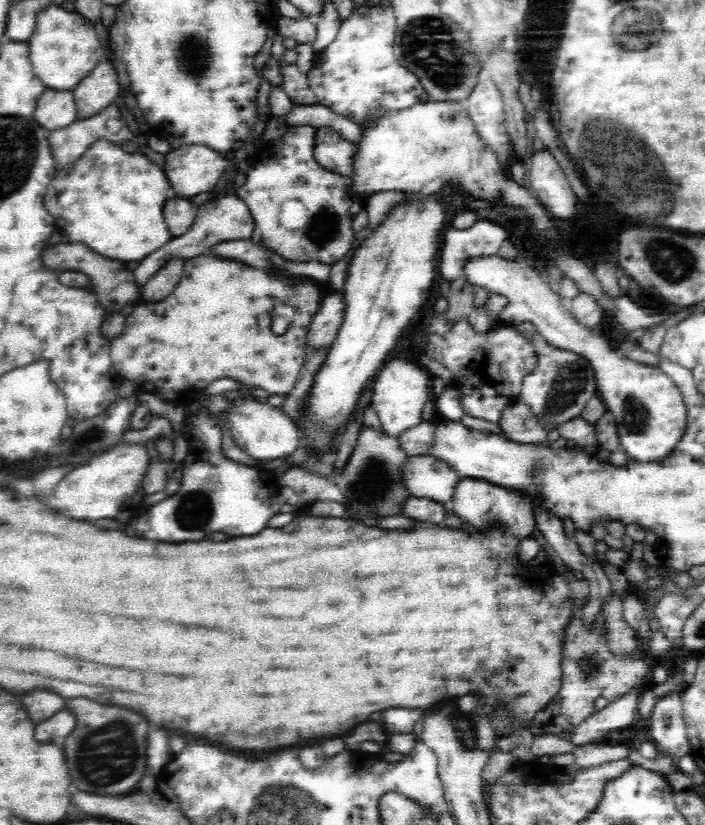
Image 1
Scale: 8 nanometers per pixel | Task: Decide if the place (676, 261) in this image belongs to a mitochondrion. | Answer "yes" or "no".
yes

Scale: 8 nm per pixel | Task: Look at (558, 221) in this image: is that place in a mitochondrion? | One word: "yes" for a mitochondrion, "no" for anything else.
no

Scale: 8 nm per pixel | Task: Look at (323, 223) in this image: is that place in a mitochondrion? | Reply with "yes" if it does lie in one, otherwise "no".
yes

